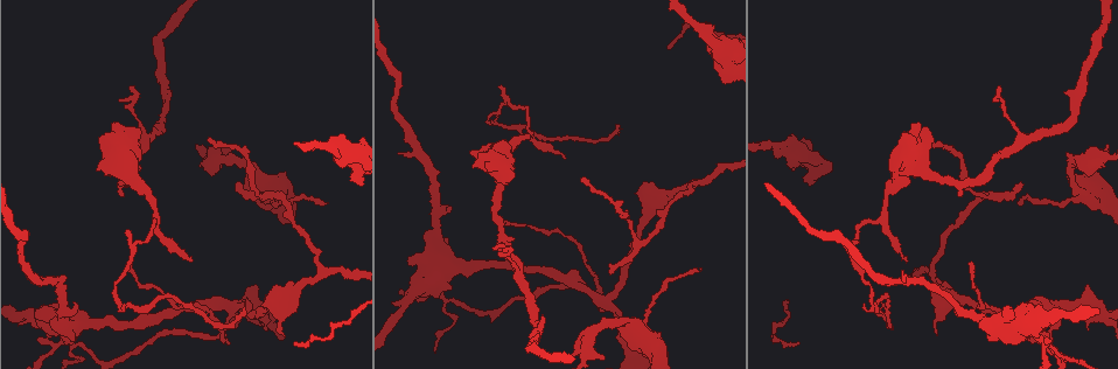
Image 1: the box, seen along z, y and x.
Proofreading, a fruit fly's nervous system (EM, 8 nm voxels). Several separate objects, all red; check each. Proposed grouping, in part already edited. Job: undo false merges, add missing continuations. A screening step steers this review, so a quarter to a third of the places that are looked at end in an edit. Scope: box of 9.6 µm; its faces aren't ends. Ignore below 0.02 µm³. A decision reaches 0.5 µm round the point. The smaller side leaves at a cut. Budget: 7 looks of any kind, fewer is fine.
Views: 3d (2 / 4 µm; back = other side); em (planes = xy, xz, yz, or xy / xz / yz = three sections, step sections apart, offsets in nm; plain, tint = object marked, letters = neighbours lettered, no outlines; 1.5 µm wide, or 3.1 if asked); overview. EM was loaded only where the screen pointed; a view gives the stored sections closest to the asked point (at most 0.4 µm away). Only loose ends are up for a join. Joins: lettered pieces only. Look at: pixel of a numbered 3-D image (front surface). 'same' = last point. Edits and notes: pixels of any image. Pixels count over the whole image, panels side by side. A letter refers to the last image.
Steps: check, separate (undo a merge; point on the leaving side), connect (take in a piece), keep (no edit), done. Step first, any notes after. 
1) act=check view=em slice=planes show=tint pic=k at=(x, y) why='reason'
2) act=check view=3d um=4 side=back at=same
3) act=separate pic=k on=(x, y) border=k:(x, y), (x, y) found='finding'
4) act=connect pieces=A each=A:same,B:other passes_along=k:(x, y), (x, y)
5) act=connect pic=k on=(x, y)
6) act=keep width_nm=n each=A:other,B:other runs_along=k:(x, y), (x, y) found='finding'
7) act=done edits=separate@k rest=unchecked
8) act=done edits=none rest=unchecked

act=check view=3d um=4 pic=1 at=(192, 257) why='tapers out'

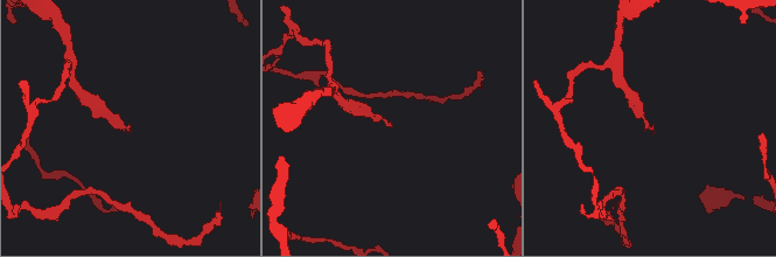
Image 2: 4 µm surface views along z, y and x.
act=check view=em slice=planes show=plain pic=2 at=(131, 128)

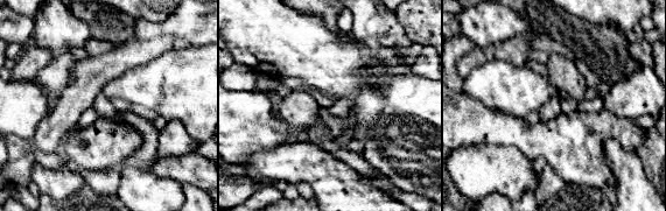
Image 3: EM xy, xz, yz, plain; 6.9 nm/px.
act=check view=em slice=planes show=letters at=same why='what lies round it'

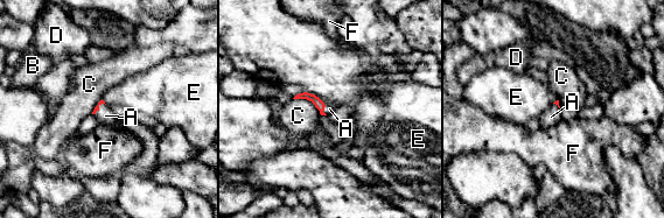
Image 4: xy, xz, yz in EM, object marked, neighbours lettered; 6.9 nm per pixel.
act=connect pieces=A each=A:same,B:other,C:other,D:other,E:other,F:other passes_along=4:(320, 105), (323, 108), (329, 108) found='it goes on there'

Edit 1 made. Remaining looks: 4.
act=check view=em slice=planes show=letters pic=1 at=(235, 306) why='calibre changes'

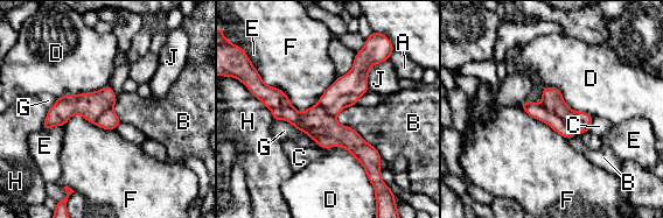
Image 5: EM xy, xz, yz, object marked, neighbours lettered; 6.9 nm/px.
act=separate pic=5 on=(537, 111) longest_contact=D:600nm each=A:other,B:other,C:other,D:other,E:other,F:other,G:other,H:other,J:other part_leaving=5:(525, 105), (549, 117), (567, 135) found='two cells meet here'

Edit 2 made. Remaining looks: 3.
act=check view=overview

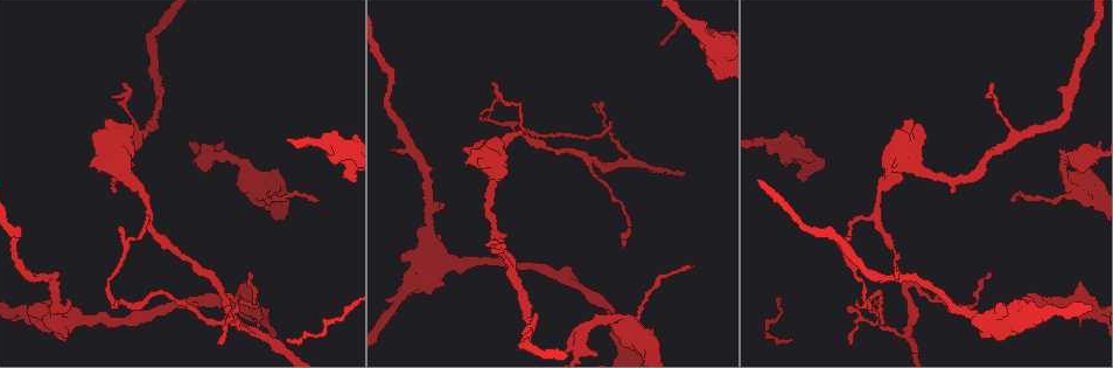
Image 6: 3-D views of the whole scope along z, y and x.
act=check view=3d um=4 pic=6 at=(264, 205) why='thick end'

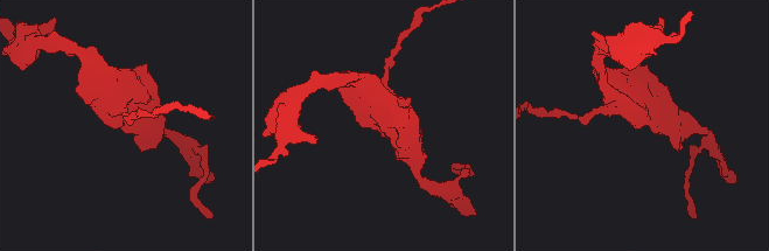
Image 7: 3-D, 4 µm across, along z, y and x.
act=check view=em slice=yz step=8 show=letters pic=7 at=(643, 125)

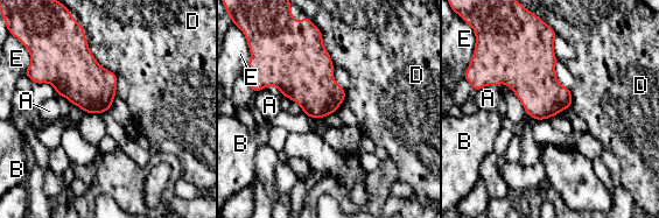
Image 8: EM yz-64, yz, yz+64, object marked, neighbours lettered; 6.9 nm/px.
act=keep each=A:other,B:other,D:other,E:other border=8:(84, 33), (95, 60), (116, 75) found='no lettered piece goes on from it'

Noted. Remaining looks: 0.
act=done edits=connect@4,separate@5 rest=unchecked

